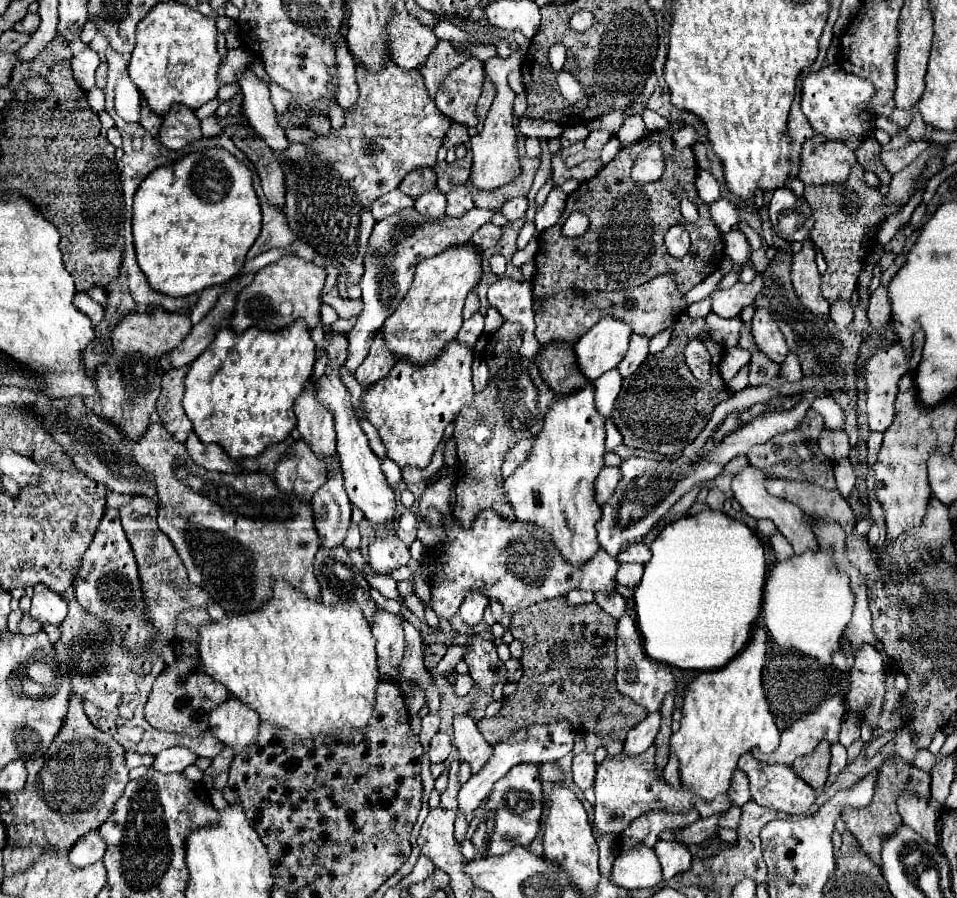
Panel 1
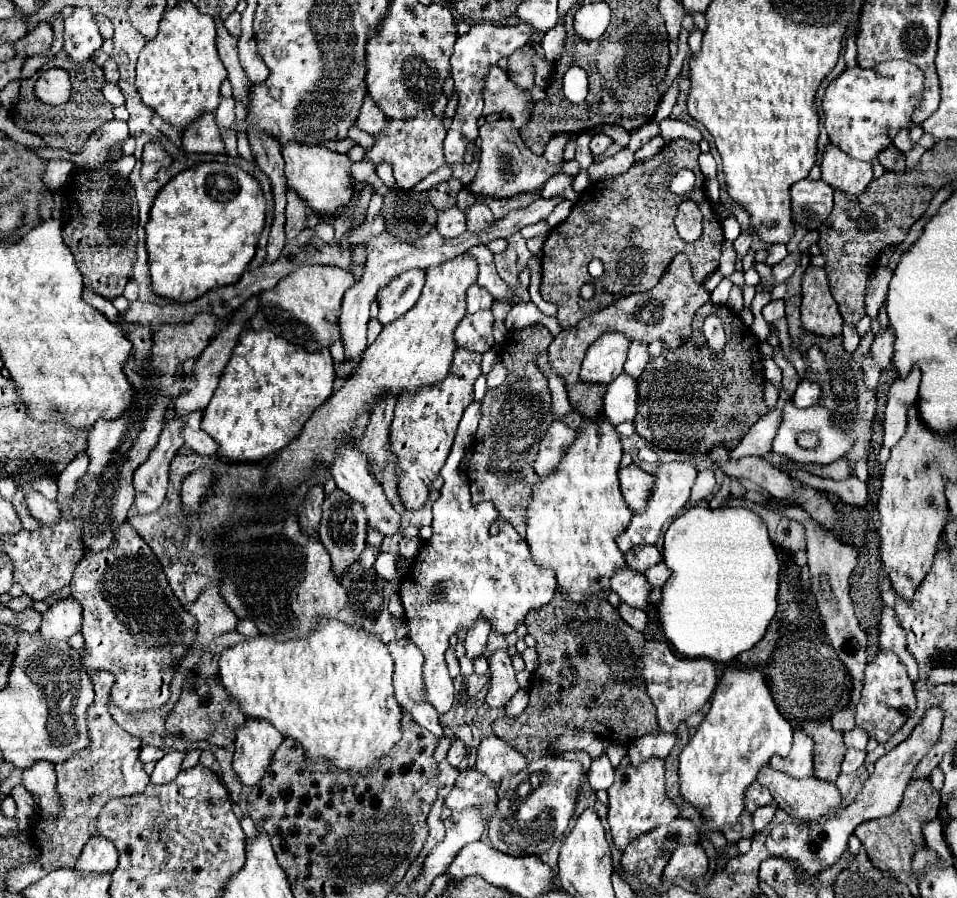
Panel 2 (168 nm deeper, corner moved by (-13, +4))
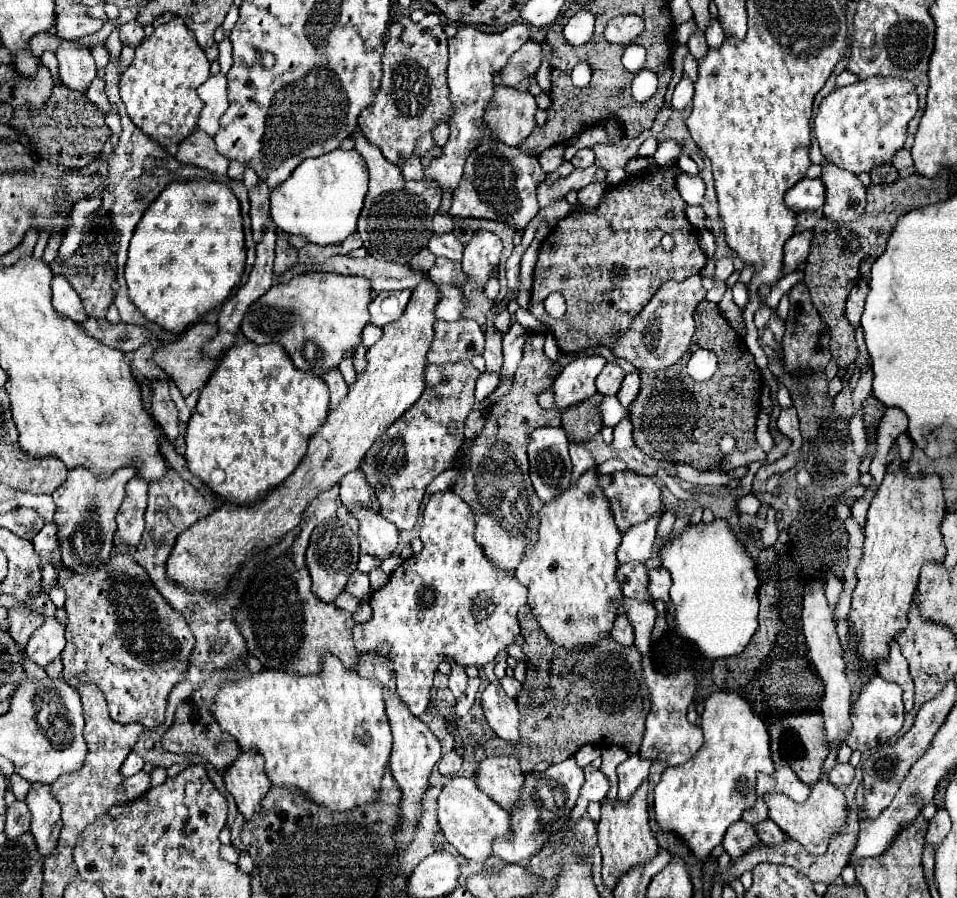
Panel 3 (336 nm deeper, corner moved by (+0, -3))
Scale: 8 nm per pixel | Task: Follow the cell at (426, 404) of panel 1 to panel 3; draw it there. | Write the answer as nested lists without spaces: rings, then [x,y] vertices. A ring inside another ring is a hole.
[[[459,361],[459,363],[443,363],[443,365],[427,365],[425,373],[425,393],[417,401],[415,407],[407,409],[405,415],[401,415],[367,451],[361,467],[365,469],[367,481],[377,489],[377,499],[381,501],[381,515],[397,525],[401,531],[413,529],[417,521],[417,513],[421,507],[421,499],[425,493],[425,487],[445,469],[449,469],[455,461],[455,455],[463,443],[463,425],[467,415],[471,413],[471,405],[475,401],[473,389],[475,381],[481,373],[471,365],[471,361]]]

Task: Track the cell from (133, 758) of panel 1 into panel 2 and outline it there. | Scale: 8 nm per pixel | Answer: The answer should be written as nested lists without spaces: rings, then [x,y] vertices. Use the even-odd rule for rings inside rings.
[[[144,746],[140,750],[140,760],[146,764],[146,762],[152,762],[152,760],[160,760],[164,756],[164,750],[156,748],[156,746]]]

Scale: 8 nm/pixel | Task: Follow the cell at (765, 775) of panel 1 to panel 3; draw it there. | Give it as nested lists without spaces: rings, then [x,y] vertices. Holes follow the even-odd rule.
[[[817,781],[811,787],[811,793],[809,793],[805,803],[795,803],[789,797],[785,797],[781,793],[775,793],[775,791],[765,793],[763,799],[765,799],[767,807],[769,807],[769,819],[775,821],[785,835],[799,841],[813,855],[825,853],[829,837],[833,833],[841,831],[841,827],[845,823],[845,817],[847,817],[847,803],[845,803],[843,791],[837,789],[835,785],[831,785],[829,781]]]

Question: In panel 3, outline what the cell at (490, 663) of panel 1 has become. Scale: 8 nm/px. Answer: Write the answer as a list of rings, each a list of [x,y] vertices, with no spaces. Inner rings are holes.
[[[497,679],[485,687],[485,691],[481,695],[481,707],[483,707],[489,727],[495,731],[497,737],[501,737],[505,741],[517,741],[519,711],[517,711],[515,699],[505,695],[505,691]]]

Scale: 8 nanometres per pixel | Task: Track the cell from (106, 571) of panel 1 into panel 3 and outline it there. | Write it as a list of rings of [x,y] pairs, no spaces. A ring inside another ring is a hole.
[[[113,553],[107,563],[99,565],[95,573],[73,573],[69,569],[61,571],[57,581],[67,593],[65,611],[67,611],[67,647],[63,649],[63,675],[77,675],[79,671],[89,673],[95,683],[101,687],[109,715],[117,723],[141,723],[151,729],[161,725],[165,719],[165,705],[171,689],[185,679],[185,669],[189,663],[189,653],[195,645],[195,637],[189,631],[189,625],[155,589],[149,575],[137,561],[127,553]]]

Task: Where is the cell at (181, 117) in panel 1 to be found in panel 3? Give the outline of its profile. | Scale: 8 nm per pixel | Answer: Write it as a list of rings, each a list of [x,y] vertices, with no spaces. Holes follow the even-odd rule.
[[[195,129],[189,137],[185,137],[181,141],[175,159],[181,163],[191,163],[191,165],[209,169],[217,175],[225,175],[227,167],[229,167],[229,159],[221,157],[221,153],[217,153],[213,137],[209,137],[207,133],[199,131],[199,129]]]

